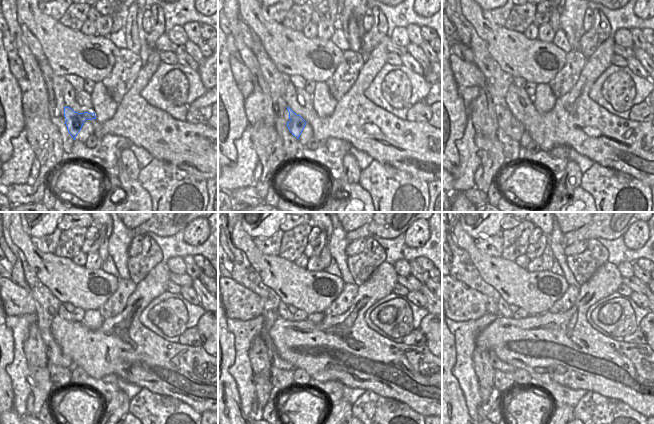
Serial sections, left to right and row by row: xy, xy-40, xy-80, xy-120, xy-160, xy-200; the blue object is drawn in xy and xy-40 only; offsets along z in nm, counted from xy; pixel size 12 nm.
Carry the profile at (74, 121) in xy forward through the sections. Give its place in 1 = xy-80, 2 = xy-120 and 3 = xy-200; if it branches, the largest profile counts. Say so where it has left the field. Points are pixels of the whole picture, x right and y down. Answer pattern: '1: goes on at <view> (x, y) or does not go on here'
1: goes on at xy-80 (515, 129)
2: goes on at xy-120 (55, 355)
3: goes on at xy-200 (495, 361)

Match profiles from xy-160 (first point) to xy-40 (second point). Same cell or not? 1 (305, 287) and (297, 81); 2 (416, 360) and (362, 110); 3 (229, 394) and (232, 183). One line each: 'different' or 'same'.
1: different
2: same
3: different

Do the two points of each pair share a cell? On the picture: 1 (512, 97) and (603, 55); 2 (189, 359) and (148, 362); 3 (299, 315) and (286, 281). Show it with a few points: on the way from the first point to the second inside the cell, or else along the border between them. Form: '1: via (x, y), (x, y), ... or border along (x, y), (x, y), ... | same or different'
1: via (536, 117), (551, 117), (586, 80) | same
2: via (179, 362), (158, 362) | same
3: border along (297, 308), (308, 314) | different

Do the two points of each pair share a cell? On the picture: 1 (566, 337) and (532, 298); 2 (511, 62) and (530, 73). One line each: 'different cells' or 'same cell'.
1: different cells
2: same cell

